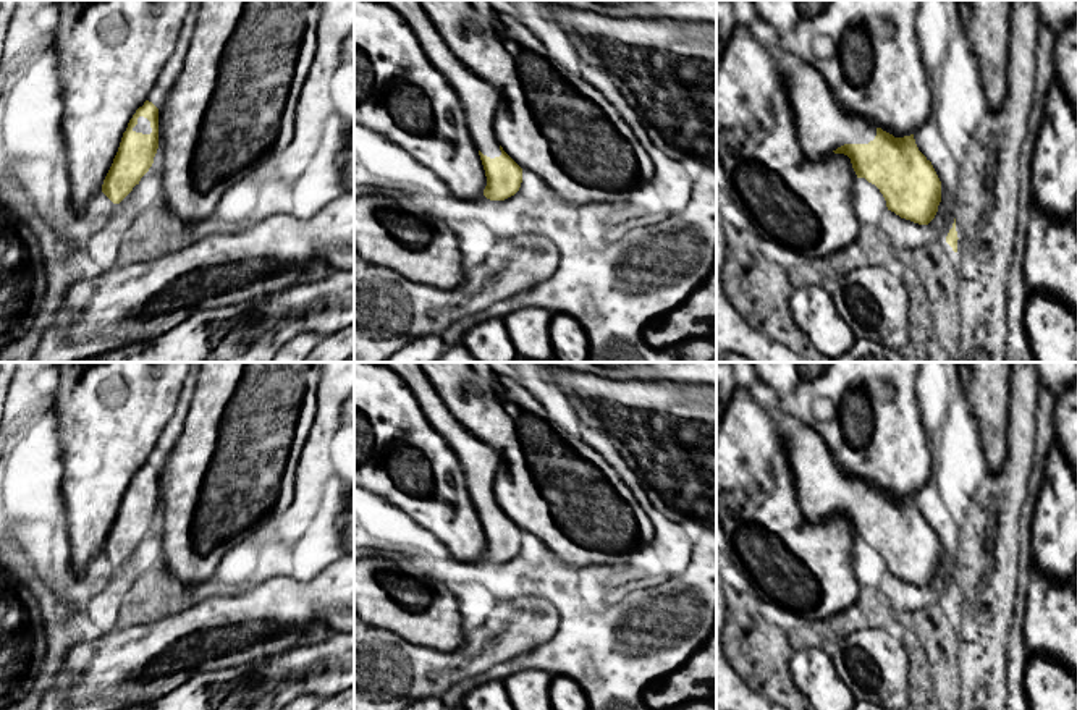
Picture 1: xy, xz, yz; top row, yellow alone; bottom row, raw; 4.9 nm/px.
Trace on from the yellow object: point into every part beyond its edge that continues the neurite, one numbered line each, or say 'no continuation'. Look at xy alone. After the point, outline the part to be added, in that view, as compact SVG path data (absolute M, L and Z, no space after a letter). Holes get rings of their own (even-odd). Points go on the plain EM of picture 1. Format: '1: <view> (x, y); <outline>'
1: xy (143, 487); M139 479L137 487L133 490L133 493L142 495L142 497L150 497L152 495L150 484L144 479Z

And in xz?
1: xz (481, 463); M419 362L375 364L386 366L396 372L411 388L427 422L456 454L477 513L490 521L500 519L501 513L493 493L493 482L501 463L500 453L461 425L441 401Z

